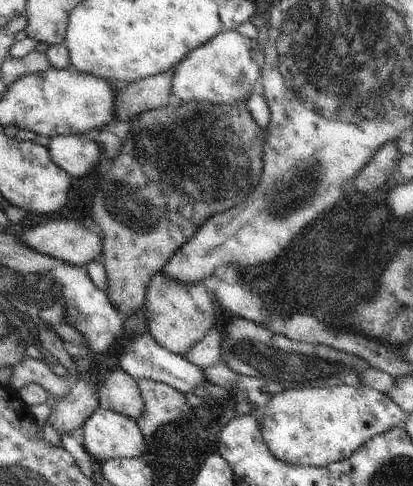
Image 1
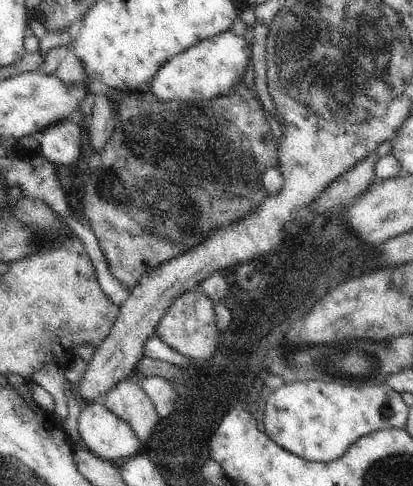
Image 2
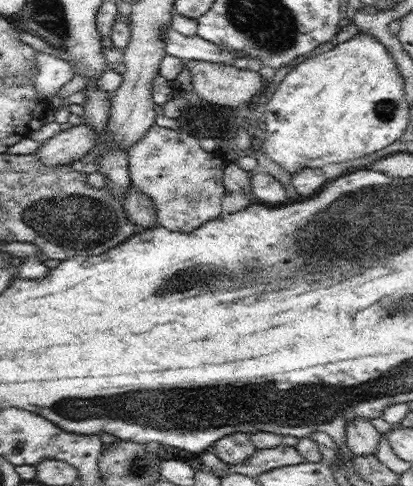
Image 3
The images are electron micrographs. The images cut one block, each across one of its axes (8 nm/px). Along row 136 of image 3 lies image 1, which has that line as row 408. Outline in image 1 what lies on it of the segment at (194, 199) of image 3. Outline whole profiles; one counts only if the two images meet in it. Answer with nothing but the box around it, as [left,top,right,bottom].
[135,380,193,440]

